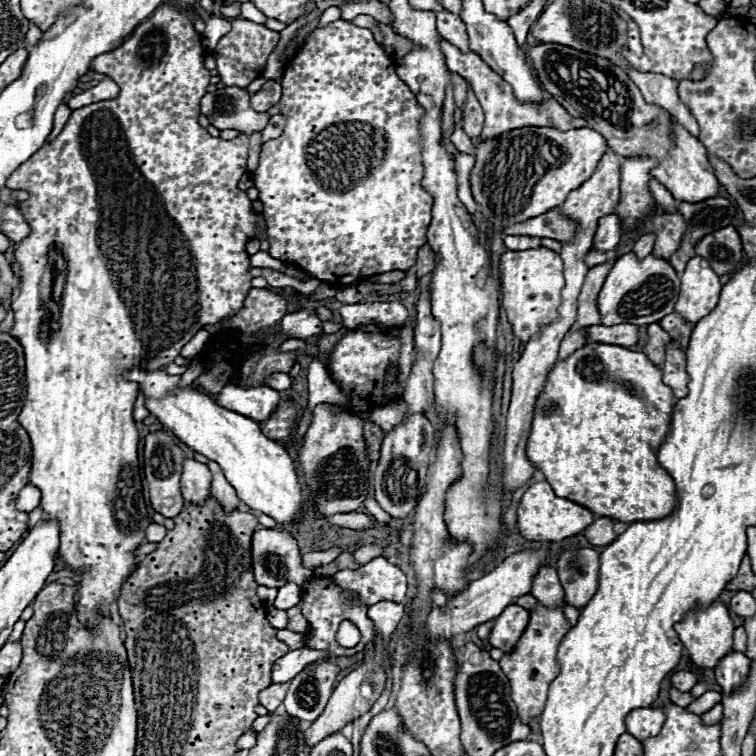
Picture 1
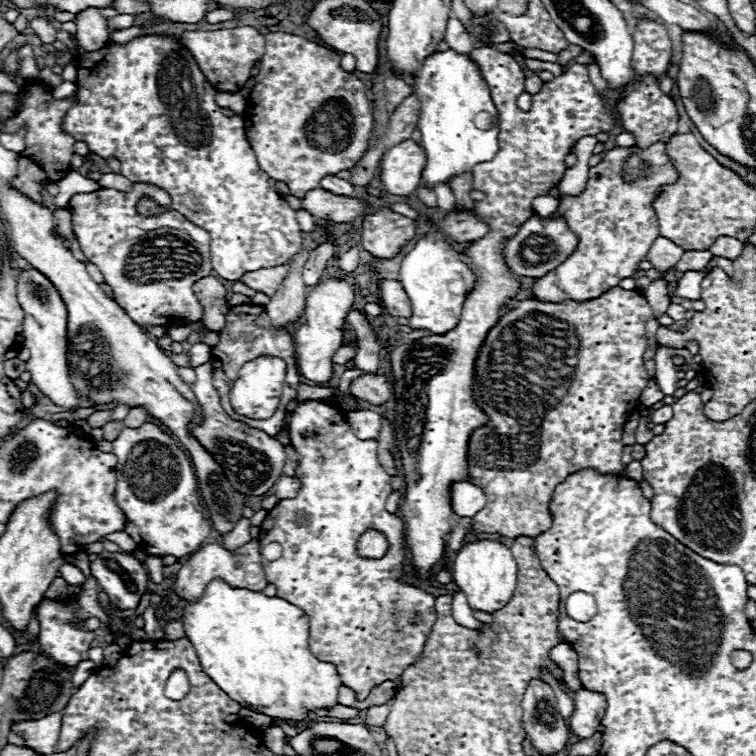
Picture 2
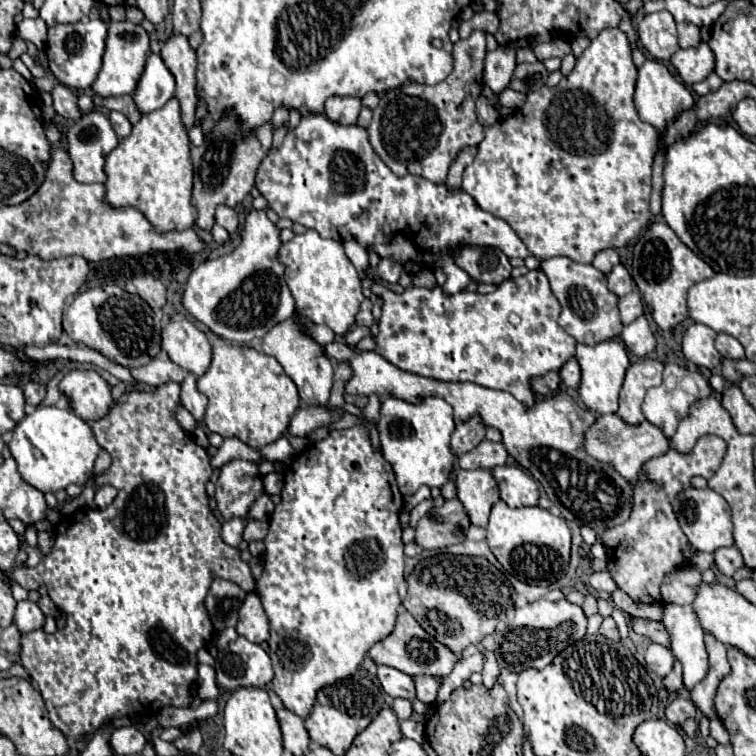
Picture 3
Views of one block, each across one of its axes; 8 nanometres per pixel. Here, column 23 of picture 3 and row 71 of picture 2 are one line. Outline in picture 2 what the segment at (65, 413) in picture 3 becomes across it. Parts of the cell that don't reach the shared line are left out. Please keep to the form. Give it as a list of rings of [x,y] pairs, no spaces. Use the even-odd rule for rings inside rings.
[[[454,50],[436,52],[430,58],[424,60],[418,78],[414,80],[414,92],[422,94],[422,114],[418,120],[418,130],[422,132],[422,148],[426,150],[426,168],[422,172],[422,184],[430,190],[436,188],[436,184],[446,182],[450,186],[450,180],[454,176],[460,176],[464,172],[472,172],[472,168],[480,162],[488,162],[498,152],[498,110],[490,98],[488,84],[480,76],[476,64],[468,60],[468,56],[456,54]]]

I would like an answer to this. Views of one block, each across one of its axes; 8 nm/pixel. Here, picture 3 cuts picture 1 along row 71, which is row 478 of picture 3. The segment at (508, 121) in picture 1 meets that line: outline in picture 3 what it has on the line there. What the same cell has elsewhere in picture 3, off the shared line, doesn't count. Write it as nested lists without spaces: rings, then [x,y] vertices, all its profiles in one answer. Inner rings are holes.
[[[454,466],[450,480],[456,484],[458,500],[470,516],[470,522],[476,526],[488,526],[490,508],[500,500],[498,486],[490,470],[464,470],[460,466]]]

